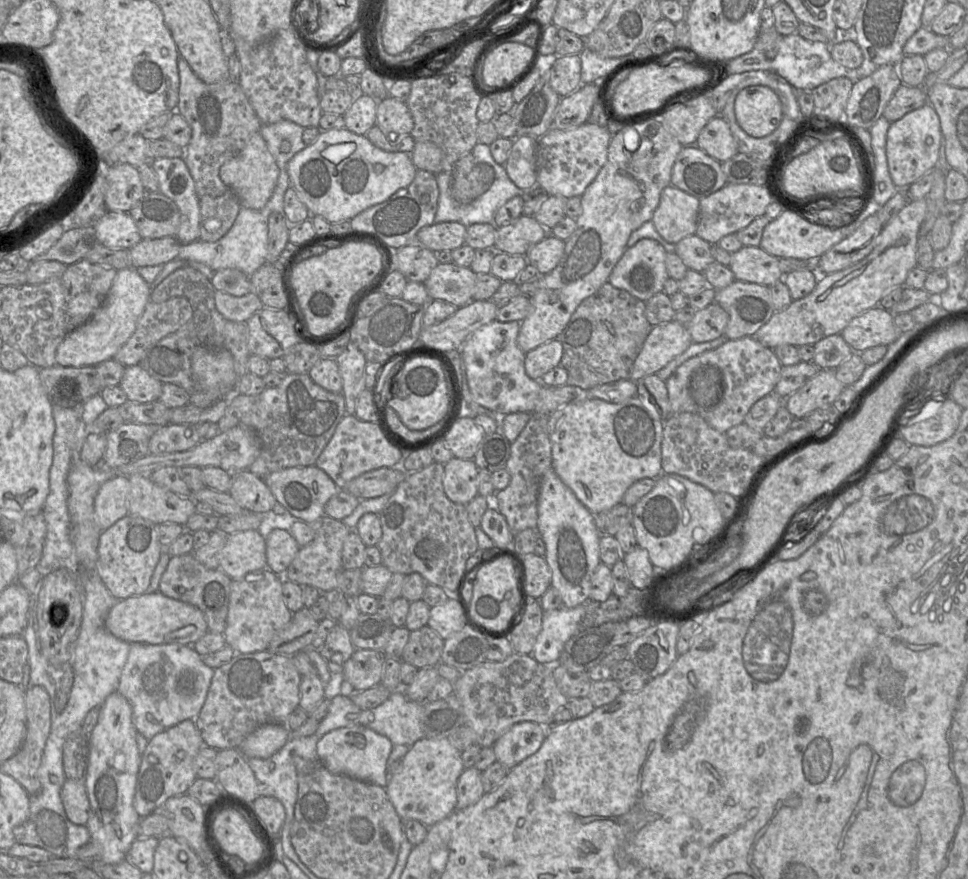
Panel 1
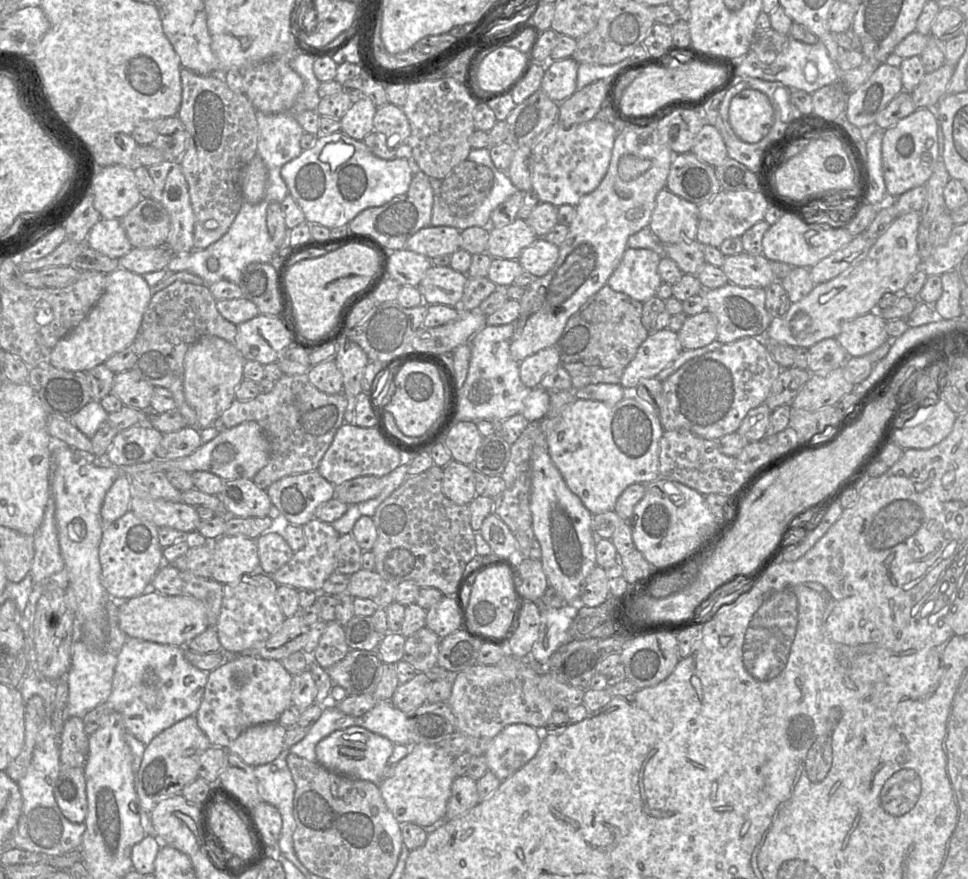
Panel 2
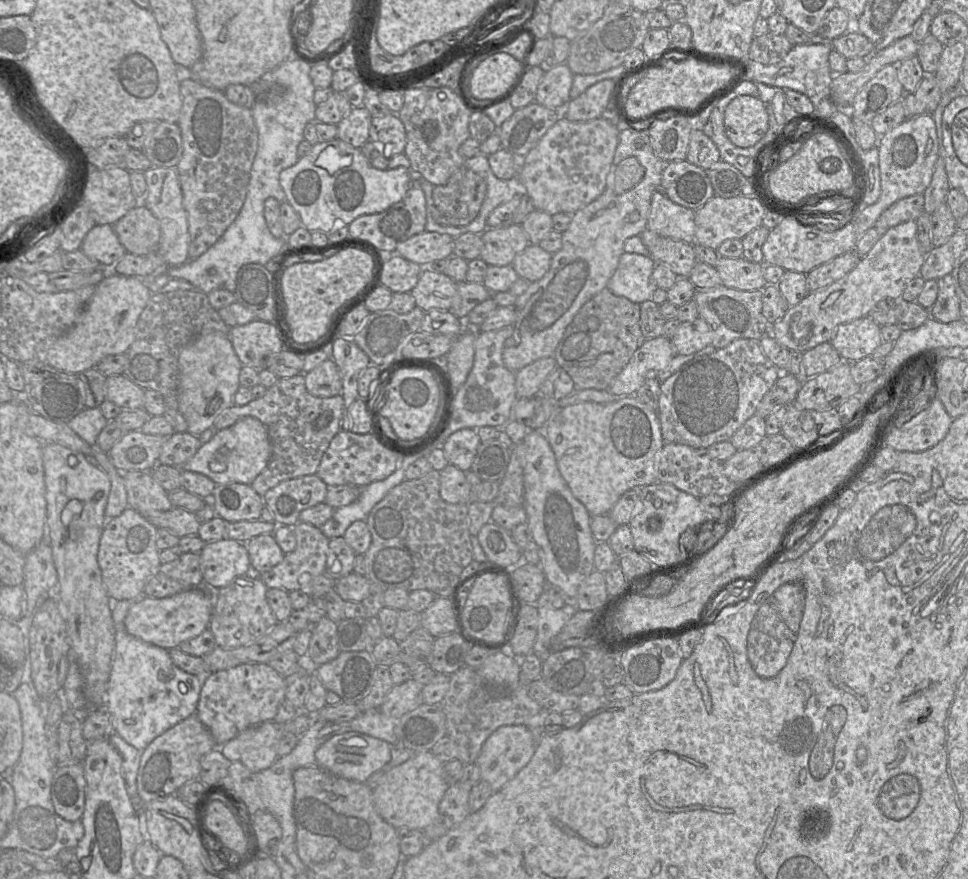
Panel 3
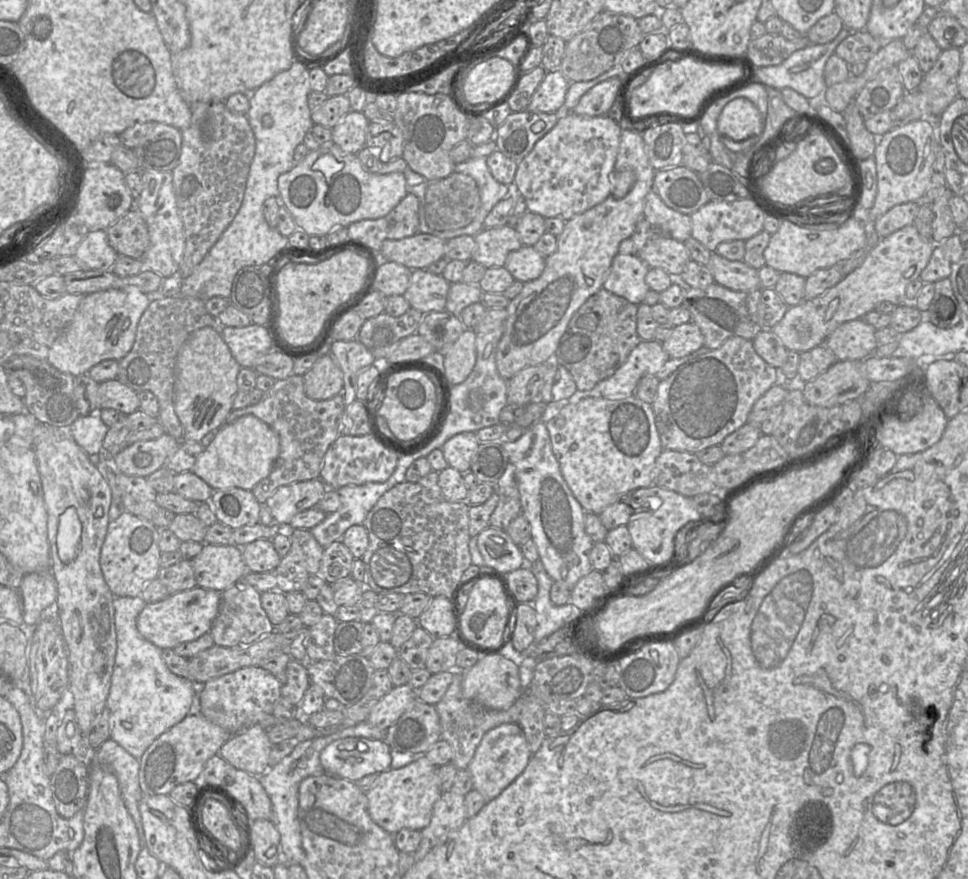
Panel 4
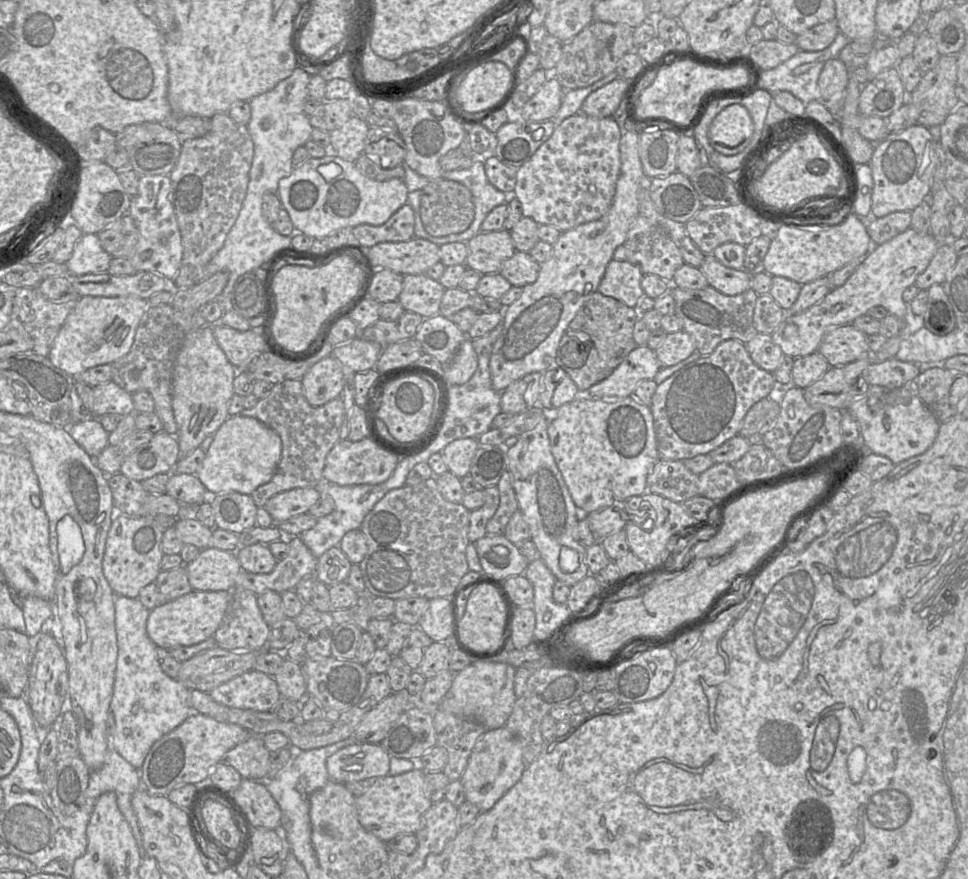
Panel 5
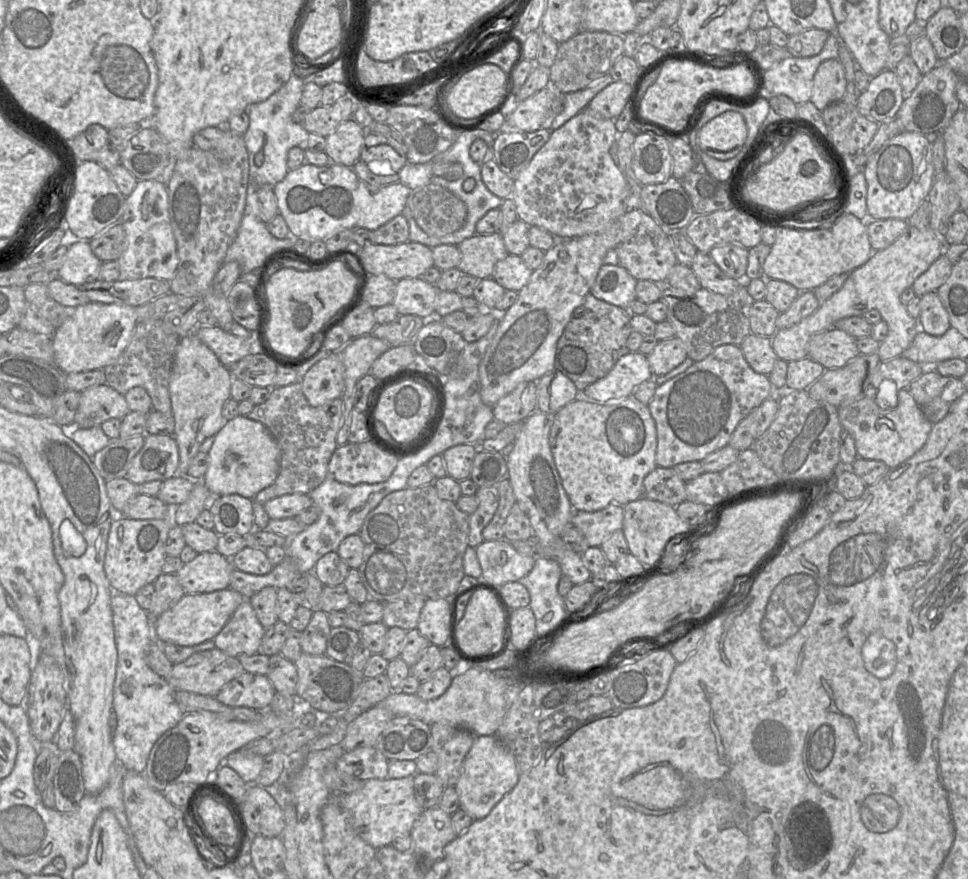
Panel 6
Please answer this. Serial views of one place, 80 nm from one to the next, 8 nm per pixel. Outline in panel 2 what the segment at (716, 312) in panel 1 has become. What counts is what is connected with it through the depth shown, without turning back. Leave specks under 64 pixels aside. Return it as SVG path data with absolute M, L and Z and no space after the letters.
M707 310L687 316L678 337L683 350L704 347L717 339L717 321Z

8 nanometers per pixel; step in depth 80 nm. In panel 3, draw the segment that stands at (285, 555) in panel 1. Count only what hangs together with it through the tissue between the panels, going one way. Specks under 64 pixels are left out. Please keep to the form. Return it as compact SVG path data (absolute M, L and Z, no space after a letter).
M261 534L246 542L252 571L264 573L279 564L285 554L272 534Z

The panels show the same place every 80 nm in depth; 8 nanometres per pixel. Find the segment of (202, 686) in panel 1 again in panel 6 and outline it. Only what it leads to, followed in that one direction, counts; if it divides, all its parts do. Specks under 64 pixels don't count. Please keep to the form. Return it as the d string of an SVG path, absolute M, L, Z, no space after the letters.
M113 591L111 608L118 652L113 697L113 711L117 715L117 727L112 743L116 758L128 770L143 773L156 741L175 727L185 713L175 701L176 690L146 663L146 647L154 638L153 620L148 612L140 607L135 596Z

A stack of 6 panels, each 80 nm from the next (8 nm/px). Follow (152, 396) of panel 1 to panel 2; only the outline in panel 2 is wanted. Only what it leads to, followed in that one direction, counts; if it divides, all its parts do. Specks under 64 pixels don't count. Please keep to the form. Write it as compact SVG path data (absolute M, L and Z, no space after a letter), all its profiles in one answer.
M130 369L115 373L110 393L118 397L125 406L148 411L153 390L153 385Z

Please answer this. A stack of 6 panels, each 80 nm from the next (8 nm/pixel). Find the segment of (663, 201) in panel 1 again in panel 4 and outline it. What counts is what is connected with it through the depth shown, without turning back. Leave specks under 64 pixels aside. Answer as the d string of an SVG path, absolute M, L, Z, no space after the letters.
M653 189L646 196L643 217L677 241L684 242L691 237L691 216L667 206Z

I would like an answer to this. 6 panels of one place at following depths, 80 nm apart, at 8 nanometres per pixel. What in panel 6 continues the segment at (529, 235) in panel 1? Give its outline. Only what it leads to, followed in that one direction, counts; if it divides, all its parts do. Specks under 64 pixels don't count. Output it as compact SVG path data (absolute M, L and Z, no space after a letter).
M501 232L474 234L458 245L460 262L458 268L463 274L478 279L490 278L496 264L509 253Z

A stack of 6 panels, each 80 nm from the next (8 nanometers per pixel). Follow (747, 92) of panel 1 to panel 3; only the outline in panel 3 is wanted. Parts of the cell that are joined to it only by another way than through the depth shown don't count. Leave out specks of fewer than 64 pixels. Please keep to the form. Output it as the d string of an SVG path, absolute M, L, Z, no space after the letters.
M740 95L726 106L724 128L728 139L741 148L755 145L766 134L769 115L760 98Z

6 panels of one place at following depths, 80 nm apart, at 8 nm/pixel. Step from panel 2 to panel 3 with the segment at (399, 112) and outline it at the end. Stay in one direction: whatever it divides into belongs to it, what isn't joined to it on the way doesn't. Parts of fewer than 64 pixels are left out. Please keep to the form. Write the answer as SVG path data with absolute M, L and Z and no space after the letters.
M397 114L372 117L369 127L369 140L383 144L383 155L387 158L404 153L406 146L405 127Z

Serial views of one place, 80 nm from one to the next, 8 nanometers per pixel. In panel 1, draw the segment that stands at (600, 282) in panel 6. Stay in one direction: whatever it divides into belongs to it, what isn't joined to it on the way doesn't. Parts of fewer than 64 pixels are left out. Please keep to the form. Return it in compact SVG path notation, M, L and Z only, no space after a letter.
M643 238L626 248L614 266L608 282L647 301L661 292L669 275L664 247L656 240Z

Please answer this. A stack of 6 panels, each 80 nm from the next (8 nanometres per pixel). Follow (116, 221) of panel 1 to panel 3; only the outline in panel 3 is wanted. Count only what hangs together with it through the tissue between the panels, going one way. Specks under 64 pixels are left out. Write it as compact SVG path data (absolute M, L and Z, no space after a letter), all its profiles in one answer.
M110 224L95 225L85 236L80 249L108 269L112 269L127 252Z

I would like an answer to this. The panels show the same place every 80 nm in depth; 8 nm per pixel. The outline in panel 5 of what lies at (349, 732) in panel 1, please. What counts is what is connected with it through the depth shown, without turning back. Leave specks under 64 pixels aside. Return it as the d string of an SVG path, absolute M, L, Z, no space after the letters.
M355 743L328 757L330 780L347 783L388 775L390 756L380 744Z

